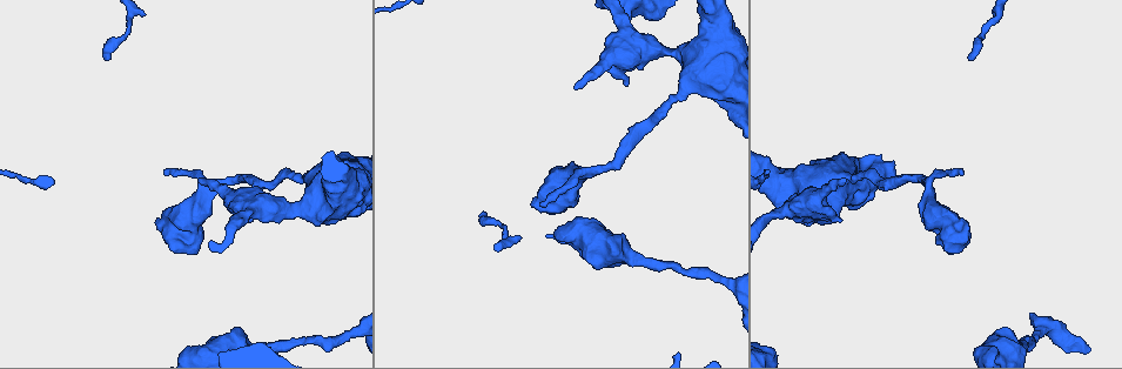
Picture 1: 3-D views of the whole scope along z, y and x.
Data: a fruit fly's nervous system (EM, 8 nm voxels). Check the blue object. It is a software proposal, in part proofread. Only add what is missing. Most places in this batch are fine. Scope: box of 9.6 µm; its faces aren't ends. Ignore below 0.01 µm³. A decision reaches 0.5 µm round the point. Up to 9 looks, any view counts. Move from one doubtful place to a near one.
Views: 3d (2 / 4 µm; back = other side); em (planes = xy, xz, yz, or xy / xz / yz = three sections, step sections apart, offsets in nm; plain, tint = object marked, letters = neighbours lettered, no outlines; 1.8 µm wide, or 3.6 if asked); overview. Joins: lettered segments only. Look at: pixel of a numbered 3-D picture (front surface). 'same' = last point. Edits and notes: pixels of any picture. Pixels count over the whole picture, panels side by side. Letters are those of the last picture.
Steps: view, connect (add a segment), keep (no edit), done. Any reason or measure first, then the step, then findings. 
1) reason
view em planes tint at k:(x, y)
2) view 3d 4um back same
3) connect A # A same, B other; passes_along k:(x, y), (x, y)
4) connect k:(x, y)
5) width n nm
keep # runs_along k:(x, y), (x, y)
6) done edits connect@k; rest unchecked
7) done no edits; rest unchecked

thick end
view em planes letters at 1:(625, 84)

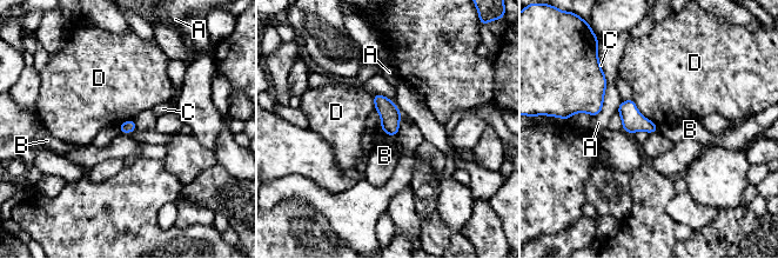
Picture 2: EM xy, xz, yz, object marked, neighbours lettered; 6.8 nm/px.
keep # A other, B other, C other, D other; no lettered segment goes on from it

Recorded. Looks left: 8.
thin end
view 3d 2um at 1:(541, 204)

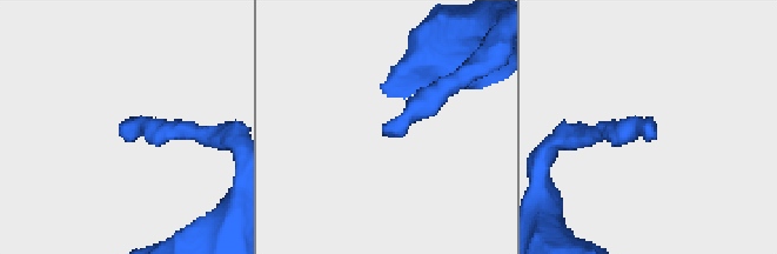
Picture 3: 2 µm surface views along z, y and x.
need the tissue
view em xz step 4 letters at 3:(383, 126)

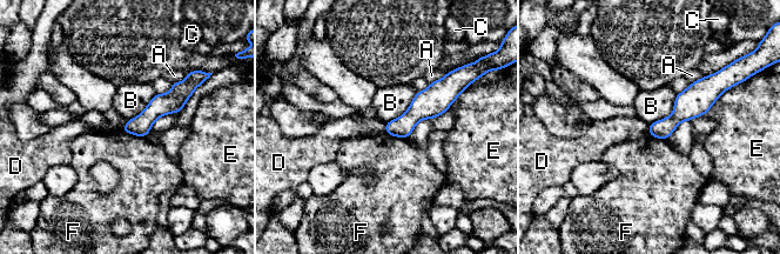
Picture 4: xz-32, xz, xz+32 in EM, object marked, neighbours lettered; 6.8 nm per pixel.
width 130 nm
keep # A other, B other, C other, D other, E other, F other; border 4:(650, 125), (646, 133); none of them fits

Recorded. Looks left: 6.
an open end
view 3d 4um at 1:(108, 60)

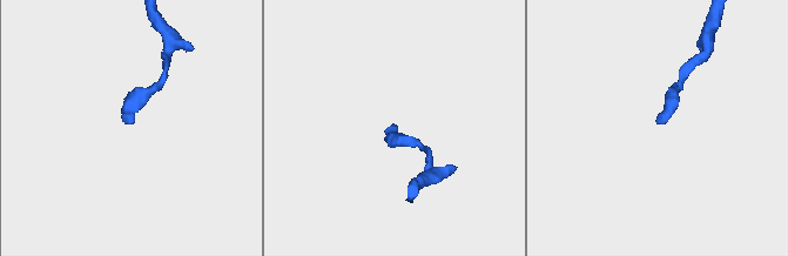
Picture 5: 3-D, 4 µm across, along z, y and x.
view em xy step 16 letters at 5:(658, 122)

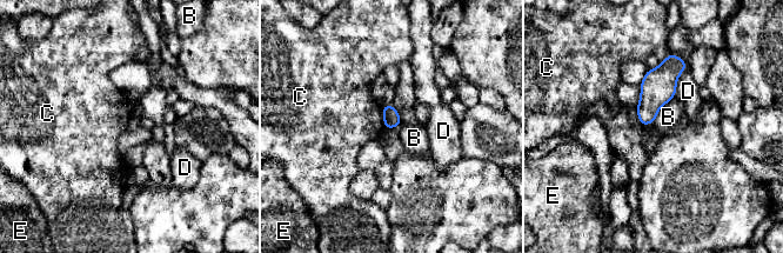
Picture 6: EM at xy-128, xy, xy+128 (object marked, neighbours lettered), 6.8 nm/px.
keep # B other, C other, D other, E other; border 6:(674, 97), (661, 107), (653, 122); none of them fits

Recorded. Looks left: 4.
view 3d 4um at 1:(715, 25)

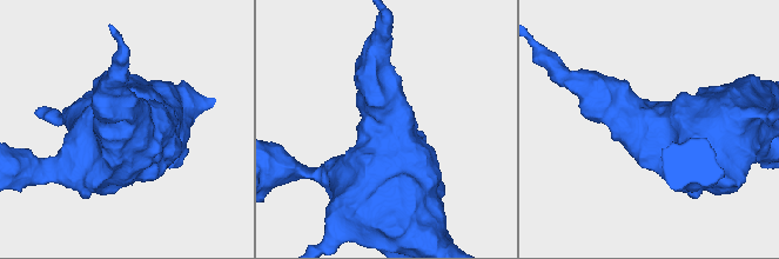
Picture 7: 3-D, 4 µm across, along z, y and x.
need the tissue
view em planes tint at 7:(385, 126)

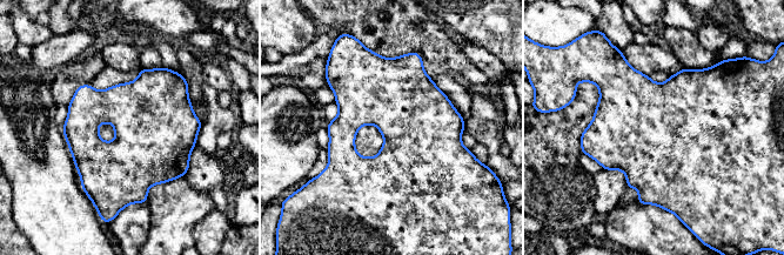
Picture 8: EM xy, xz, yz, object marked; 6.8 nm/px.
view em planes letters same

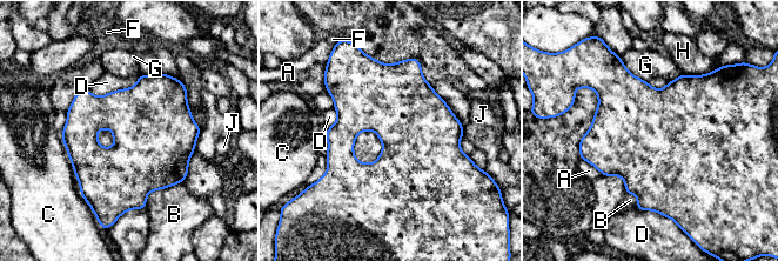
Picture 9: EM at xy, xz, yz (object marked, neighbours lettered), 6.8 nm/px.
width 500 nm
keep # A other, B other, C other, D other, F other, G other, H other, J other; border 9:(140, 74), (129, 87), (88, 91); no lettered segment goes on from it

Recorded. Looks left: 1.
done no edits; rest unchecked

